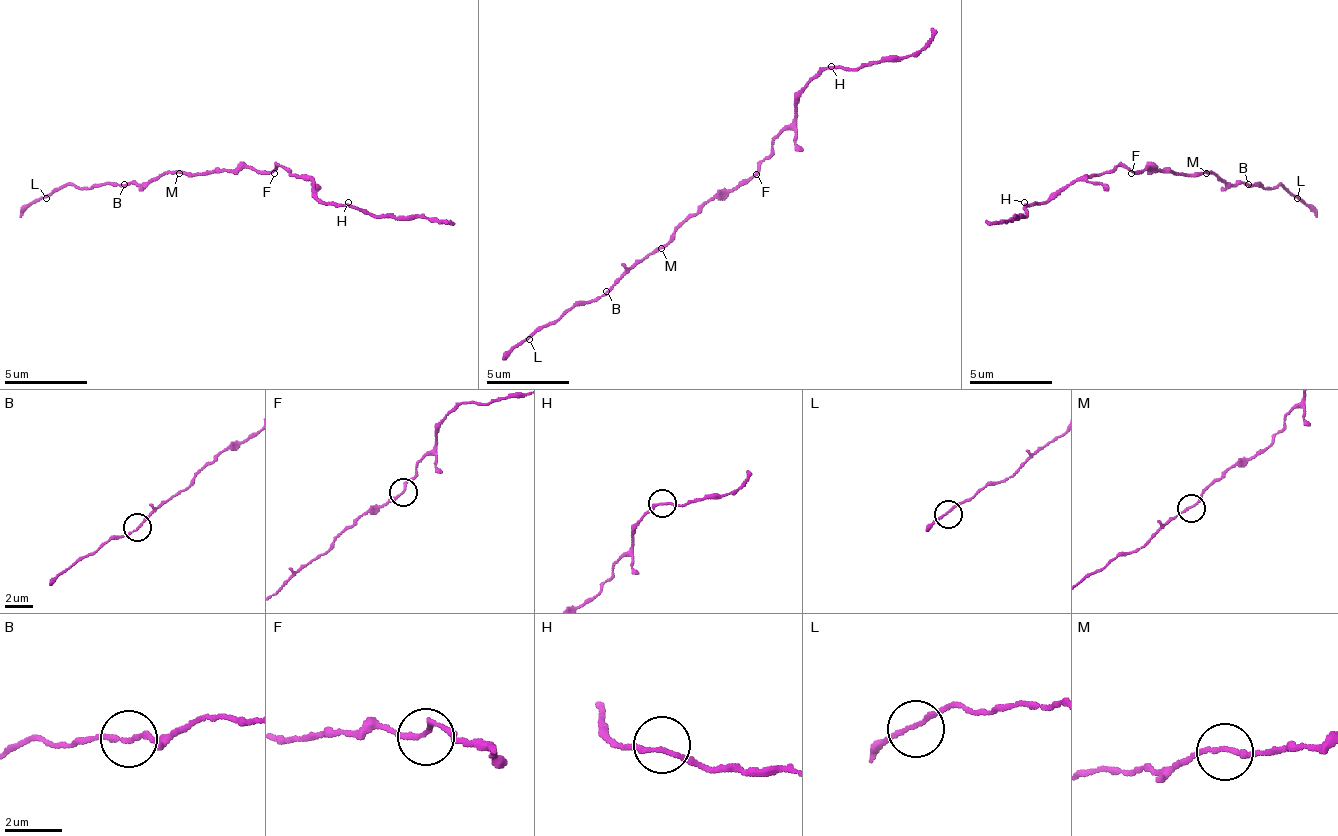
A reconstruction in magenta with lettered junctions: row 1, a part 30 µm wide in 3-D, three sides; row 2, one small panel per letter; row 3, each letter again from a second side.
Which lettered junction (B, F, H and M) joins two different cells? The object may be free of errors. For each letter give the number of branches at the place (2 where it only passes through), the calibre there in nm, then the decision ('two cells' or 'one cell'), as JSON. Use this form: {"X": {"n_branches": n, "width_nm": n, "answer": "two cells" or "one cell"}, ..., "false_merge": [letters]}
{"B": {"n_branches": 2, "width_nm": 160, "answer": "one cell"}, "F": {"n_branches": 2, "width_nm": 180, "answer": "one cell"}, "H": {"n_branches": 2, "width_nm": 160, "answer": "one cell"}, "M": {"n_branches": 2, "width_nm": 160, "answer": "one cell"}, "false_merge": []}

